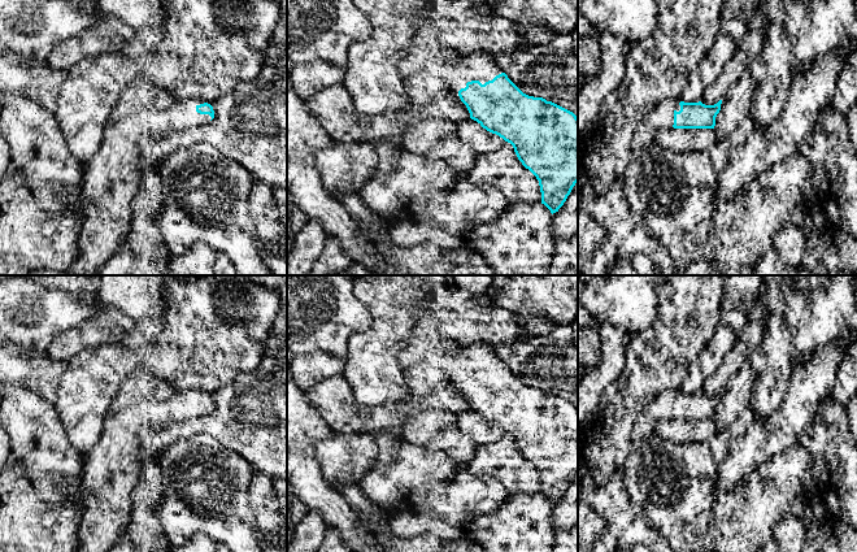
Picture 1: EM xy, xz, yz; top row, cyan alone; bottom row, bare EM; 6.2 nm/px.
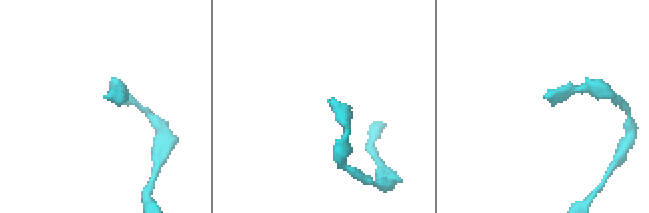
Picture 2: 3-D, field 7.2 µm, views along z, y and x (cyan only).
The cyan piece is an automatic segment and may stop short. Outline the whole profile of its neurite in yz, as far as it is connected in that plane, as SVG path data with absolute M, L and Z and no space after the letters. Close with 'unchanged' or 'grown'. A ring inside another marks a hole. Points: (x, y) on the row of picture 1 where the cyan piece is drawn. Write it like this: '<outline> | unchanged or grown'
M722 100L714 105L680 101L680 110L677 112L671 105L654 108L636 127L631 147L639 151L654 142L654 135L660 126L667 125L669 118L674 118L674 129L714 129L715 117L721 110Z | grown

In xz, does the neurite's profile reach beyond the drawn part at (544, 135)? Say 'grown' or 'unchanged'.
grown

